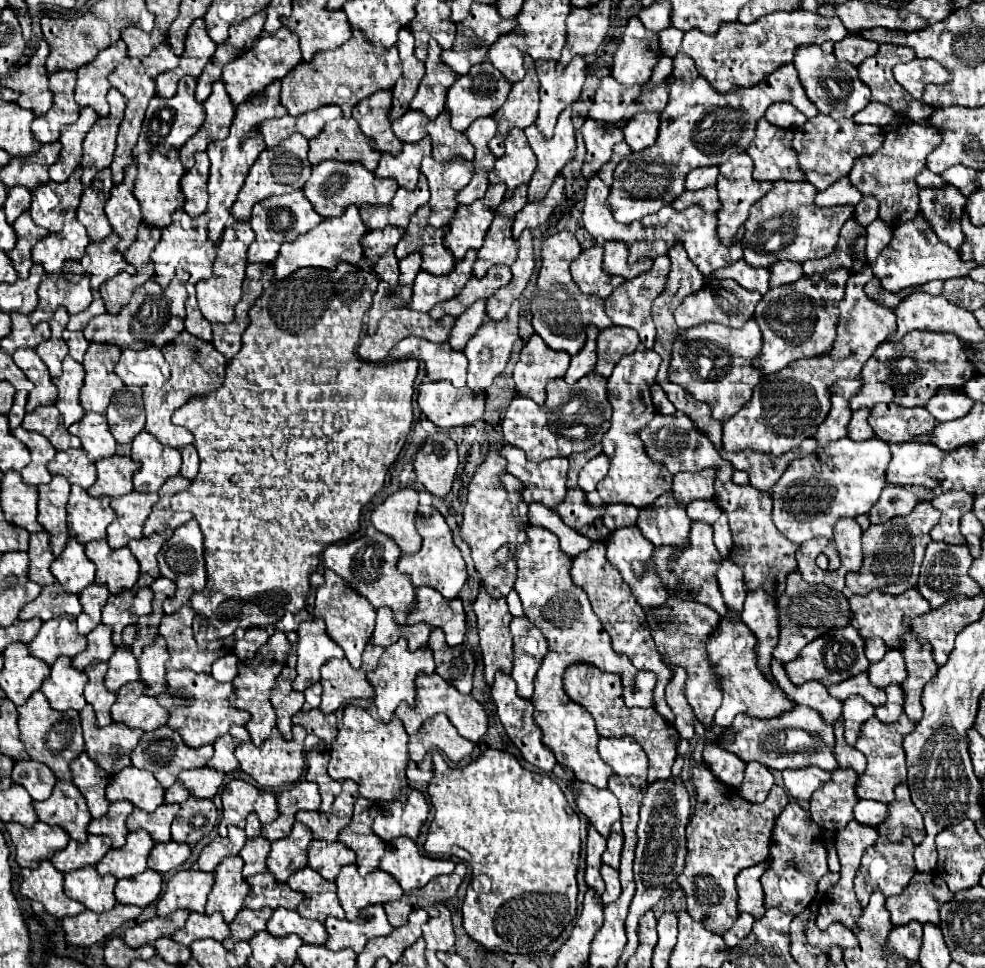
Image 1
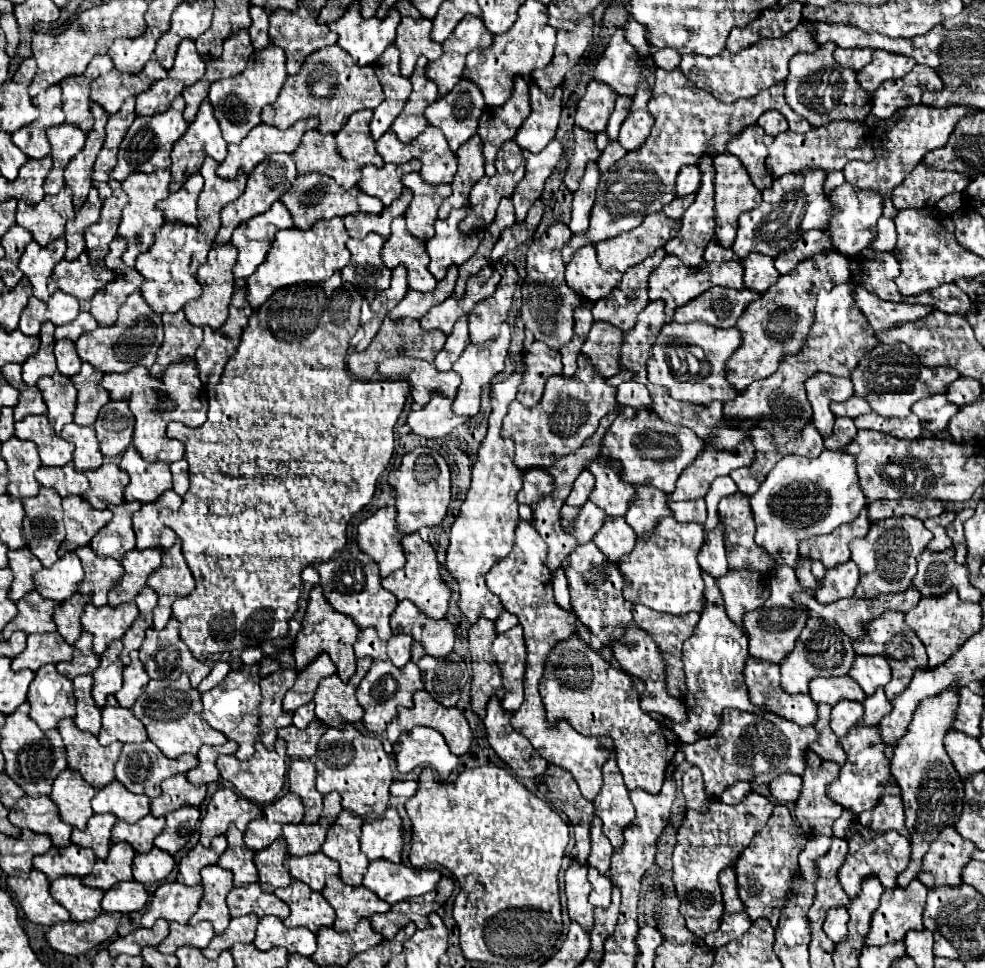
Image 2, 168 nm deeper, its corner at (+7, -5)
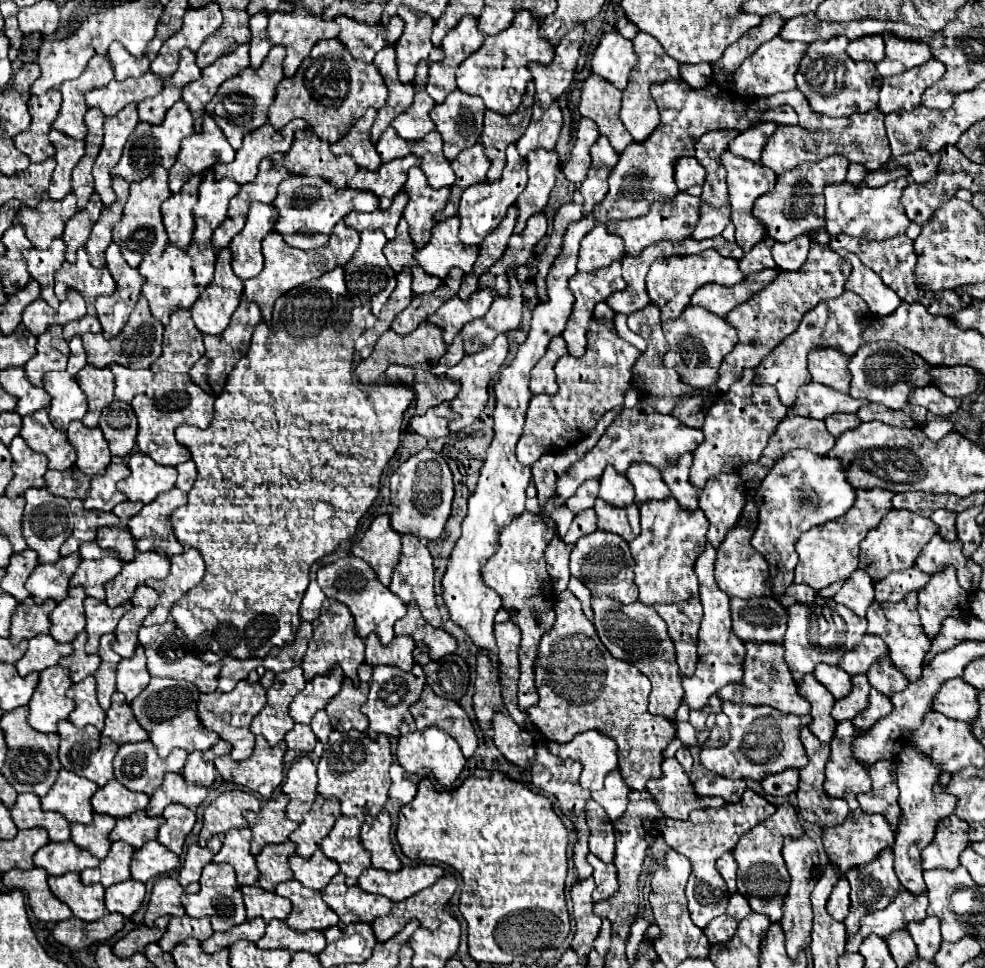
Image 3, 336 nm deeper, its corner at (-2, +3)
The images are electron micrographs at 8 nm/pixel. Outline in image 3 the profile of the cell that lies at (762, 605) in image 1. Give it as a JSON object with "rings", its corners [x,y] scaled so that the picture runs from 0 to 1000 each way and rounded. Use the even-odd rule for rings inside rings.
{"rings":[[[746,543],[734,558],[732,566],[728,568],[726,581],[726,599],[730,607],[740,614],[742,618],[769,618],[769,616],[785,616],[783,612],[783,593],[779,593],[779,579],[766,570],[762,564],[762,543]]]}

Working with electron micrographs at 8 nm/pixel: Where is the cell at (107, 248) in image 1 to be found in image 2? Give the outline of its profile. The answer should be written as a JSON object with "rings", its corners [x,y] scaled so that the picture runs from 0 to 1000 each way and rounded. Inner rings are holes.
{"rings":[[[85,260],[73,271],[63,269],[55,275],[49,289],[49,302],[55,304],[57,300],[63,300],[79,310],[93,310],[93,306],[104,302],[112,289],[116,289],[116,281],[108,279],[106,275],[91,275],[89,262]]]}

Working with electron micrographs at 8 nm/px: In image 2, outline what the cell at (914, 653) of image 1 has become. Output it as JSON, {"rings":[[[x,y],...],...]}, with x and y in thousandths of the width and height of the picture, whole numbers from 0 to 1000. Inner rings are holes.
{"rings":[[[902,630],[895,636],[875,645],[875,649],[879,651],[879,655],[873,661],[865,661],[867,674],[869,676],[895,676],[899,680],[899,684],[906,690],[906,702],[897,709],[902,721],[908,721],[910,717],[918,715],[932,690],[942,690],[940,671],[936,669],[934,659],[918,645],[918,634],[914,630]]]}

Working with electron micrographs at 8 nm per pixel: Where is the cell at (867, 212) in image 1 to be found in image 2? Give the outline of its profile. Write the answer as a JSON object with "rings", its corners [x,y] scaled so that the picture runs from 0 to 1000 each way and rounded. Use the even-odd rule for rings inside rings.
{"rings":[[[855,190],[853,194],[845,196],[841,207],[847,211],[847,223],[843,225],[839,240],[843,244],[843,250],[851,260],[857,264],[867,264],[867,260],[873,260],[875,256],[881,256],[885,248],[889,246],[889,231],[895,223],[895,200],[887,196],[873,196],[863,190]]]}

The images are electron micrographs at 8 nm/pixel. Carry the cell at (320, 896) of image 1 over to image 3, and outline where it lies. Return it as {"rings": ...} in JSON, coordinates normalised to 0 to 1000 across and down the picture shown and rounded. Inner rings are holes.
{"rings":[[[293,909],[287,913],[281,913],[279,919],[283,926],[289,926],[295,930],[297,934],[297,942],[291,948],[291,955],[304,963],[322,959],[322,961],[330,961],[334,957],[342,955],[342,944],[330,934],[328,930],[328,921],[324,919],[316,919],[308,913],[304,913],[304,909]]]}

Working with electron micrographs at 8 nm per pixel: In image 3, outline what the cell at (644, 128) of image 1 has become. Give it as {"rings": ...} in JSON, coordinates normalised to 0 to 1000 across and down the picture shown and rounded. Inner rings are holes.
{"rings":[[[649,33],[643,39],[643,45],[645,45],[645,56],[649,58],[649,64],[647,64],[645,72],[641,74],[639,89],[632,93],[632,110],[630,110],[628,120],[630,120],[630,126],[635,128],[635,132],[641,136],[643,145],[653,147],[661,138],[661,134],[667,132],[667,128],[669,128],[669,114],[667,114],[665,103],[659,97],[659,91],[661,91],[661,87],[671,87],[673,83],[679,83],[679,81],[689,82],[689,65],[681,58],[677,58],[673,54],[673,48],[663,37],[657,37],[655,33]]]}

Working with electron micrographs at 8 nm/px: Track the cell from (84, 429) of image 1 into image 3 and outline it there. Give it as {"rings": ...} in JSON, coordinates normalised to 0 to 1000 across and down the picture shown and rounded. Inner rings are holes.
{"rings":[[[80,434],[72,436],[68,442],[70,457],[78,465],[78,481],[88,490],[96,492],[107,486],[113,477],[113,467],[109,463],[109,455],[105,455],[105,446],[101,442],[88,442]]]}

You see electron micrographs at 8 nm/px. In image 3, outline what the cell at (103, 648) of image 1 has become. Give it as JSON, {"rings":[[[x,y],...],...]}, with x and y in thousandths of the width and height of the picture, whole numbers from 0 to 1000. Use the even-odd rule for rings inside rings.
{"rings":[[[82,653],[78,657],[78,661],[74,663],[74,676],[66,678],[64,682],[60,682],[60,686],[64,690],[70,690],[72,694],[72,702],[74,705],[82,705],[88,698],[92,698],[98,690],[101,690],[101,678],[98,676],[86,676],[86,663],[88,663],[88,655]]]}

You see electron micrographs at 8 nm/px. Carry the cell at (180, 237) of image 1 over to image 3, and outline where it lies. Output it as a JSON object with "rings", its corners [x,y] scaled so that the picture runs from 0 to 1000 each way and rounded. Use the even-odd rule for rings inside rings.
{"rings":[[[170,252],[170,256],[165,258],[165,264],[157,271],[153,271],[153,264],[145,264],[141,273],[141,281],[147,285],[145,306],[151,310],[151,318],[155,326],[161,329],[165,337],[172,333],[172,326],[180,318],[194,318],[204,304],[204,298],[200,298],[196,291],[198,285],[196,285],[194,262],[186,256],[178,256],[178,252]]]}

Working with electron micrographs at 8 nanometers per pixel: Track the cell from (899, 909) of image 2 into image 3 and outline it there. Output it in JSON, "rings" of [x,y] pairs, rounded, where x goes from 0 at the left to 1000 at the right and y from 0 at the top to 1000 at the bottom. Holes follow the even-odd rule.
{"rings":[[[913,917],[913,924],[898,940],[882,942],[880,946],[876,946],[872,963],[860,969],[860,983],[870,981],[874,971],[880,969],[882,965],[901,969],[907,963],[919,961],[923,952],[937,952],[937,948],[941,948],[939,940],[941,940],[941,921],[925,926],[925,921],[921,921],[919,917]]]}

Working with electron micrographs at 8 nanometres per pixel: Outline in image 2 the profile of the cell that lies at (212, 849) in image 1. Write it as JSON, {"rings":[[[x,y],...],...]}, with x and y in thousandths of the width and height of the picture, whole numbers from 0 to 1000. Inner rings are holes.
{"rings":[[[199,872],[183,888],[181,903],[183,903],[183,907],[189,915],[197,915],[197,913],[203,913],[203,899],[207,895],[213,895],[213,893],[219,893],[219,890],[221,890],[221,882],[215,876],[207,876],[205,872]]]}

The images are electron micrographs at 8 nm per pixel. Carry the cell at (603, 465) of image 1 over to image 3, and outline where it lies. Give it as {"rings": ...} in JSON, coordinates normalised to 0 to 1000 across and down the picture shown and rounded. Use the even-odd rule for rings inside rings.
{"rings":[[[594,496],[586,508],[576,517],[576,525],[582,531],[588,531],[594,525],[600,525],[606,517],[606,508],[608,508],[608,496]]]}

